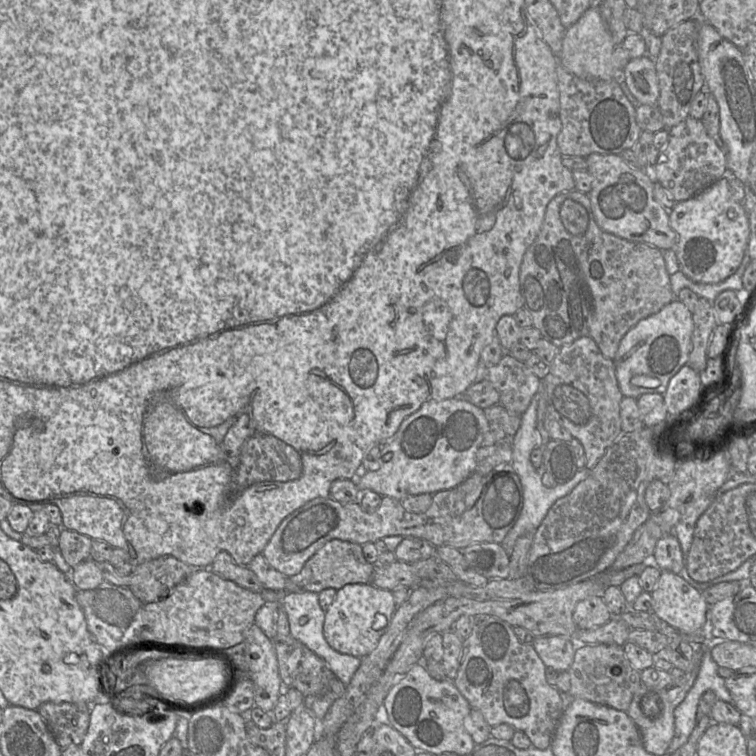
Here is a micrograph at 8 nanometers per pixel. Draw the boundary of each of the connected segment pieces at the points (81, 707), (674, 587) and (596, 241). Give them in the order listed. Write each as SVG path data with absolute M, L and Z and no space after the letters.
M46 702L37 710L62 749L71 744L81 745L89 727L91 703Z
M662 571L651 594L653 612L670 626L687 634L708 628L708 603L679 574Z
M575 189L558 194L548 203L541 228L523 255L519 282L523 297L523 308L528 311L533 321L532 326L540 331L543 338L560 348L571 344L580 337L590 337L595 341L604 357L612 360L616 355L621 339L638 321L658 312L676 298L671 289L670 275L667 272L661 249L647 243L628 241L603 231L595 221L588 194Z

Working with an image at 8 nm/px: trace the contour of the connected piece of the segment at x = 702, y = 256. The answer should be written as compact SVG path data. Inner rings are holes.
M729 174L718 179L694 197L676 202L669 211L669 223L677 234L673 250L679 269L697 283L715 284L734 274L748 247L750 226L743 203L734 200L729 189Z

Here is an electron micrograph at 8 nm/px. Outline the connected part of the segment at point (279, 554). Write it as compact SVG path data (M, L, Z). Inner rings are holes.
M502 463L497 465L495 468L493 468L492 471L486 474L479 474L479 473L473 473L470 475L463 483L460 485L448 489L448 490L442 490L438 491L433 494L432 496L432 503L430 507L428 508L427 511L424 513L411 513L405 510L405 508L402 506L401 502L395 498L388 497L388 496L383 496L381 499L381 503L378 506L378 508L372 512L367 512L365 511L358 501L356 502L351 502L351 503L340 503L331 497L327 498L316 498L313 499L306 504L304 504L302 507L298 508L295 510L293 513L288 515L286 518L282 520L278 528L276 529L275 533L269 540L268 544L264 548L262 554L265 557L266 561L268 564L273 567L275 570L281 572L287 577L294 576L298 574L302 568L304 567L305 563L322 547L324 546L327 542L330 540L338 539L338 540L344 540L344 541L349 541L353 543L357 543L360 545L363 545L365 543L375 543L379 539L383 539L385 537L389 536L403 536L405 537L416 537L423 539L429 543L431 543L435 548L440 547L440 546L450 546L456 549L463 549L465 547L468 547L472 544L475 543L482 543L482 542L490 542L490 543L501 543L507 533L510 531L510 529L514 526L516 520L518 519L518 516L521 512L523 505L523 488L520 482L520 478L518 474L515 472L513 466L511 463Z

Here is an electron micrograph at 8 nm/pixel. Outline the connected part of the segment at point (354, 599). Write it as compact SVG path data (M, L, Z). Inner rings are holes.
M348 584L337 590L325 613L324 637L337 652L364 658L378 645L397 609L392 591L369 584Z

